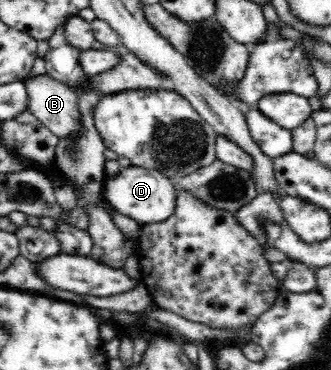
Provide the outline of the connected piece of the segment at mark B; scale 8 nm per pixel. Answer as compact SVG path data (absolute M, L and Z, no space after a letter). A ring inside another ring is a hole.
M47 72L30 75L23 80L28 105L35 115L54 135L74 135L78 126L77 94L65 83L50 77Z

